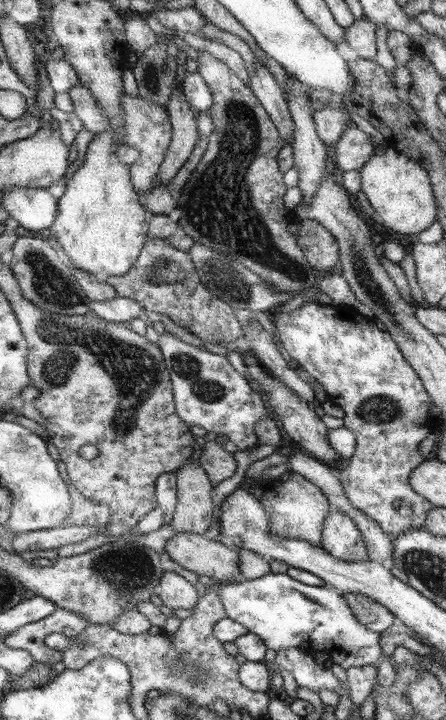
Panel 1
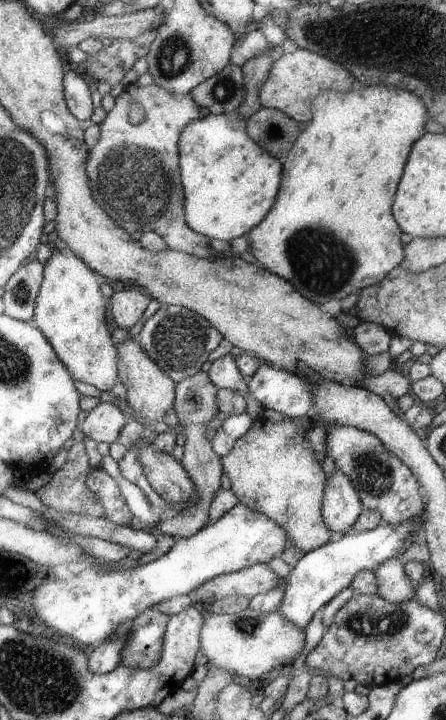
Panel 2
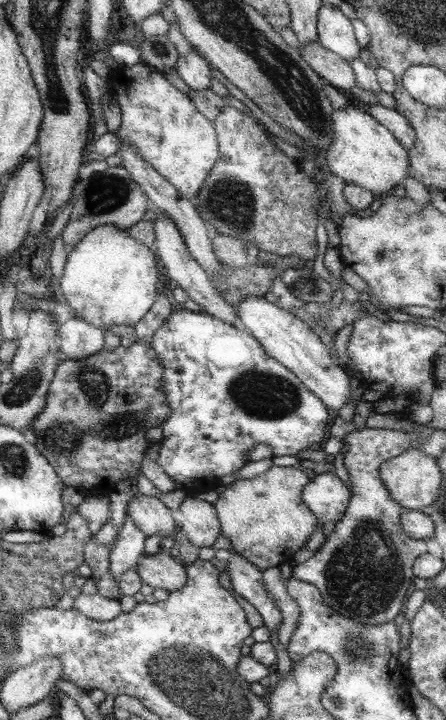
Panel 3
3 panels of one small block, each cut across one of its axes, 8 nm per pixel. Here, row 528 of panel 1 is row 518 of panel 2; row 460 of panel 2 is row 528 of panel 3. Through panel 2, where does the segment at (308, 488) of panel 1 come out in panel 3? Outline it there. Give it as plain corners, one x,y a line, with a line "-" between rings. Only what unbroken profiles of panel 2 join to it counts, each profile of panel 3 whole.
271,466
259,478
253,480
237,480
227,486
219,498
213,502
221,524
221,536
231,542
231,548
245,562
257,566
259,570
267,570
277,566
281,560
289,560
313,534
317,528
315,514
303,502
303,490
311,484
305,472
295,468

